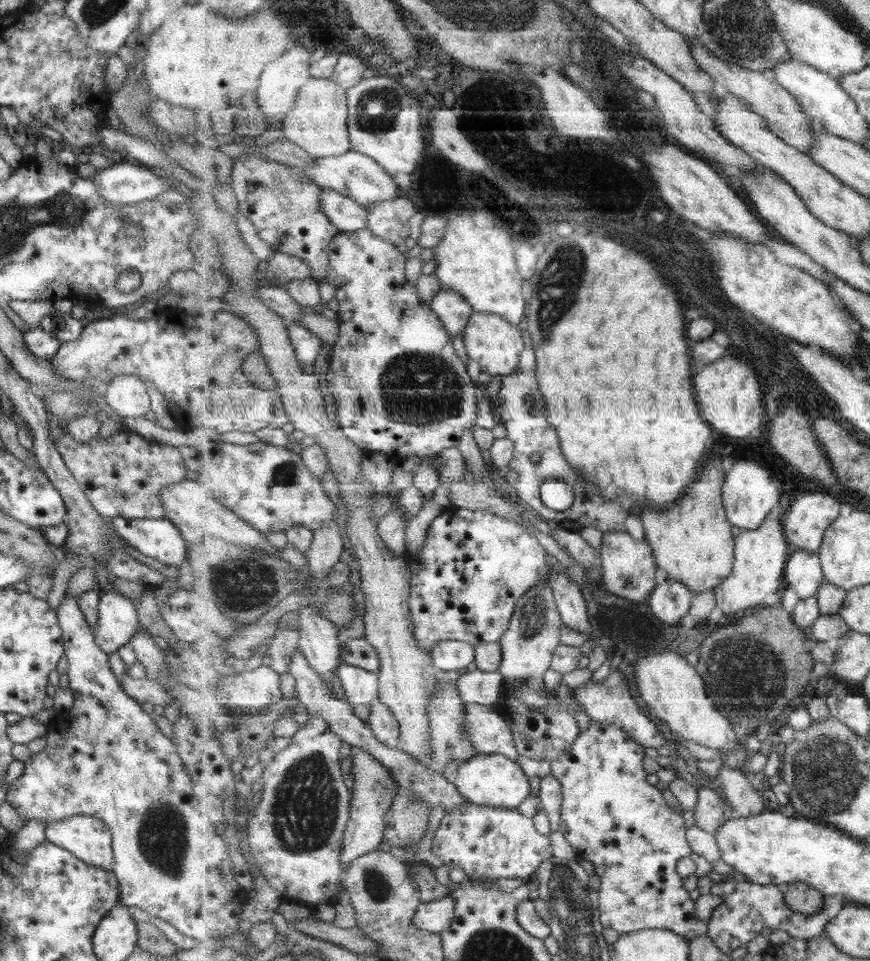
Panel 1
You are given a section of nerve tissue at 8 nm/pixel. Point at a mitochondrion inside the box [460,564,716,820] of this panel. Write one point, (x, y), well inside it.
(534, 613)

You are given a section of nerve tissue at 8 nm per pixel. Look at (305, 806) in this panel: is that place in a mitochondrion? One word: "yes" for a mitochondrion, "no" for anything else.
yes

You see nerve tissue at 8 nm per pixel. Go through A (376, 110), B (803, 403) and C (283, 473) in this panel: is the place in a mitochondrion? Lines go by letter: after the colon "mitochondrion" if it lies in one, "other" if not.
A: mitochondrion
B: other
C: mitochondrion

